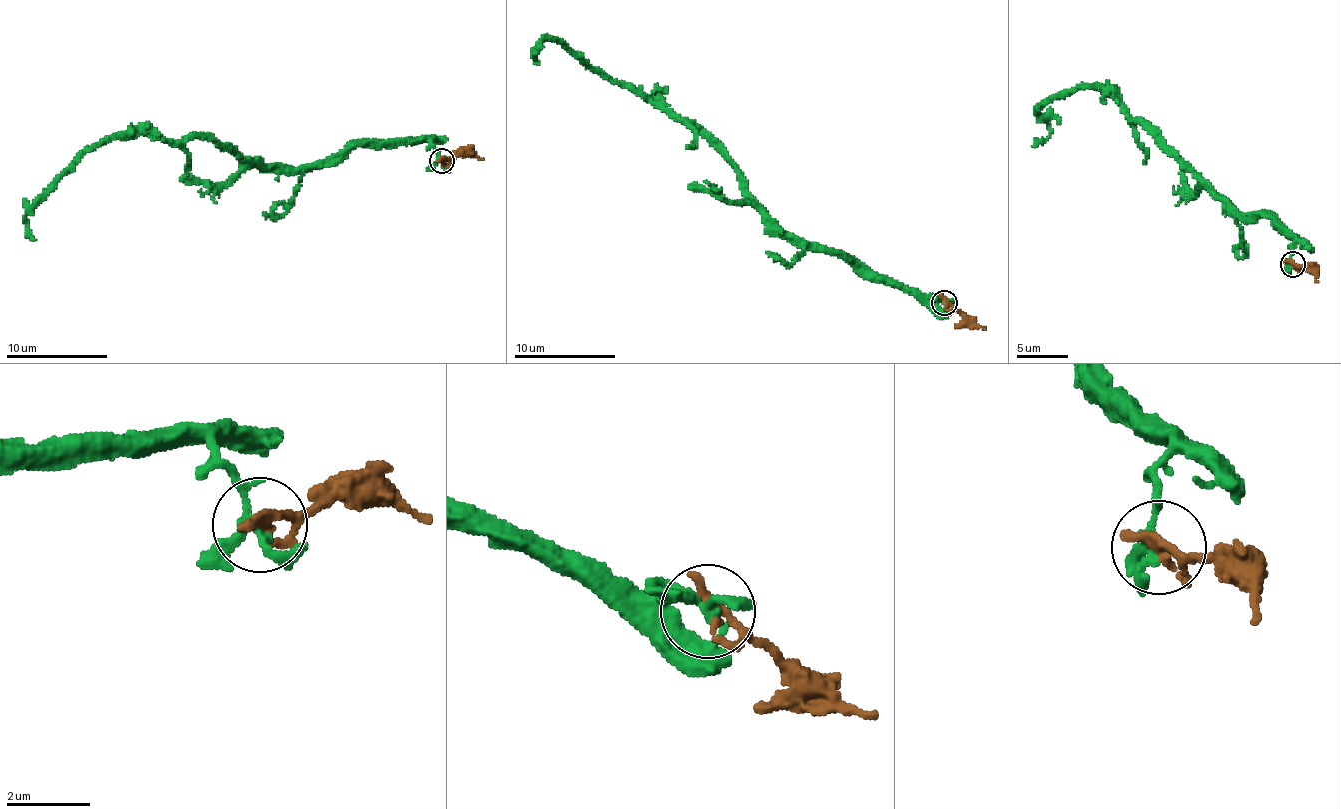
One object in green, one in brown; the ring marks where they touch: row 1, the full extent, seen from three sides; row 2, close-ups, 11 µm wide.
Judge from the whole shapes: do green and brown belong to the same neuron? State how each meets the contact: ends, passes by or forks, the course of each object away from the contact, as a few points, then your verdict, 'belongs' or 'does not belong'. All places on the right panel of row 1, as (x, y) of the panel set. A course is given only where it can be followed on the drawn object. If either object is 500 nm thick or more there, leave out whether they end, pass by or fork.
green forks; brown ends; course green (1293, 265), (1296, 237), (1213, 198), (1097, 84), (1042, 106), (1050, 134), (1032, 146); course brown (1293, 265), (1310, 271), (1318, 282); does not belong

